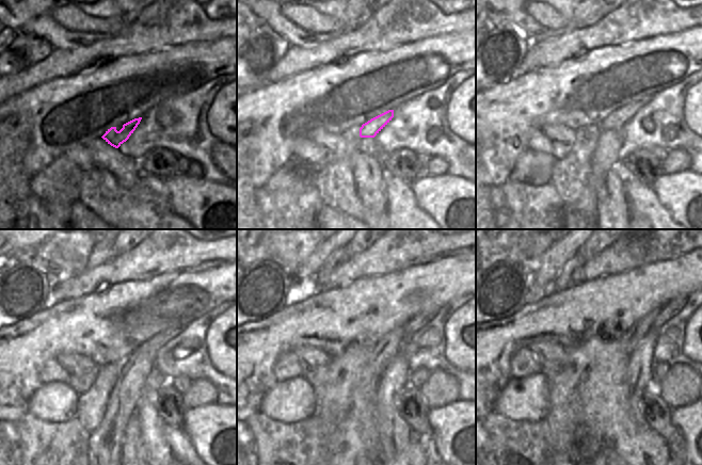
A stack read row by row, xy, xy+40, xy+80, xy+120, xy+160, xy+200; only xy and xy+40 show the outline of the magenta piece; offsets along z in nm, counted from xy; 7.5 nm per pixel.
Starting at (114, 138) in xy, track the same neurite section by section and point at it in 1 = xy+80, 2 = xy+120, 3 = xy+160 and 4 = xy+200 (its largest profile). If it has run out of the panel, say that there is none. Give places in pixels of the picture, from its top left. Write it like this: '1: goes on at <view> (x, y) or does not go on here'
1: goes on at xy+80 (617, 119)
2: goes on at xy+120 (153, 346)
3: goes on at xy+160 (418, 322)
4: goes on at xy+200 (671, 308)

